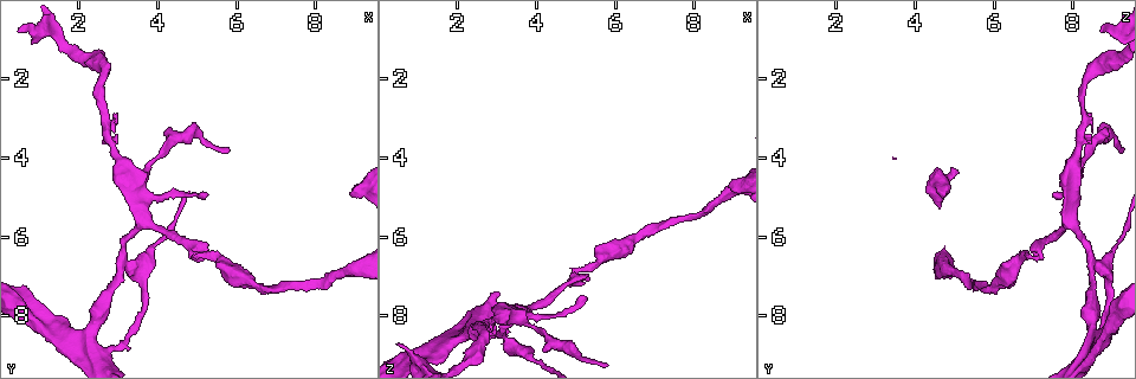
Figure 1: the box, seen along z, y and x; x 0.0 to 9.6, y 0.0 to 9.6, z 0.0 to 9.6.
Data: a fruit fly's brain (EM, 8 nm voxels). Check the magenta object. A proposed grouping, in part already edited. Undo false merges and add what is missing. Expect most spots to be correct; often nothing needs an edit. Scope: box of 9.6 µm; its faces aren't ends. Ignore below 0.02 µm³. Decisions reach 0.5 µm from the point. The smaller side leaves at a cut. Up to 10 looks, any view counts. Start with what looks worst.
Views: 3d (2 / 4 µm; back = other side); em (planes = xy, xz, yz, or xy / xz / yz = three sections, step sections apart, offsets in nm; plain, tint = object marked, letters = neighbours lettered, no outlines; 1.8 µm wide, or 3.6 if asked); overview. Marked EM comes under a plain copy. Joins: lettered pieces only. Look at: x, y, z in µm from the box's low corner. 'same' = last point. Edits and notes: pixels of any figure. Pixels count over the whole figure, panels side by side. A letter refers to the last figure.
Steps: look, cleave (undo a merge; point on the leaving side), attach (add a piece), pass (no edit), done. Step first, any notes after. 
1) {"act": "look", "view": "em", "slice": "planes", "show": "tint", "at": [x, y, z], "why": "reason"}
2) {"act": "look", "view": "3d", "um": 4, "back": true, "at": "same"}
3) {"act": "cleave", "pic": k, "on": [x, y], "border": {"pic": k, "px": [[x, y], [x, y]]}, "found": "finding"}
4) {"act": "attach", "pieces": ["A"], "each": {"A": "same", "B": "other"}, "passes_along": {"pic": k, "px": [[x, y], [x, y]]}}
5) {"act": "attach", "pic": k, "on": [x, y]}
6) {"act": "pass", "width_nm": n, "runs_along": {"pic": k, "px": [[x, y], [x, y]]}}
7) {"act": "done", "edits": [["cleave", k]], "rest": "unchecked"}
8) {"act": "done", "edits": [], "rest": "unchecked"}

{"act": "look", "view": "em", "slice": "yz", "step": 4, "show": "letters", "at": [3.15, 6.65, 8.45]}

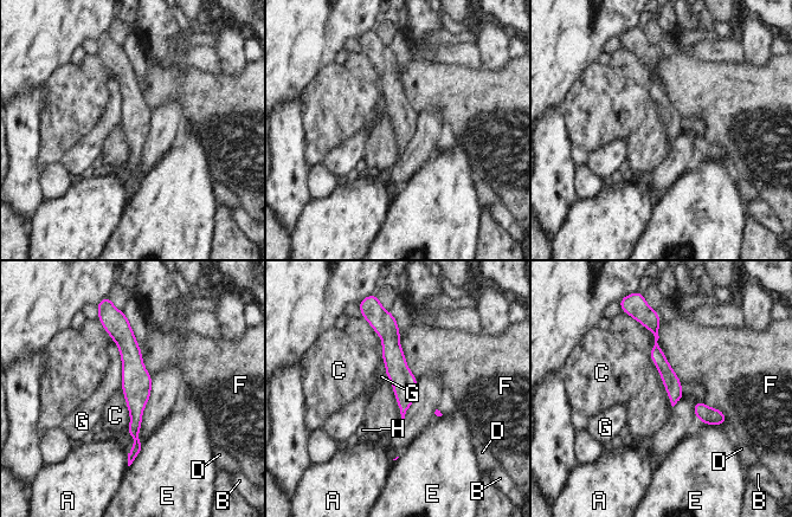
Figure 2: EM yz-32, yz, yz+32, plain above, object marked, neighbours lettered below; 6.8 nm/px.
{"act": "look", "view": "em", "slice": "planes", "show": "letters", "at": "same"}

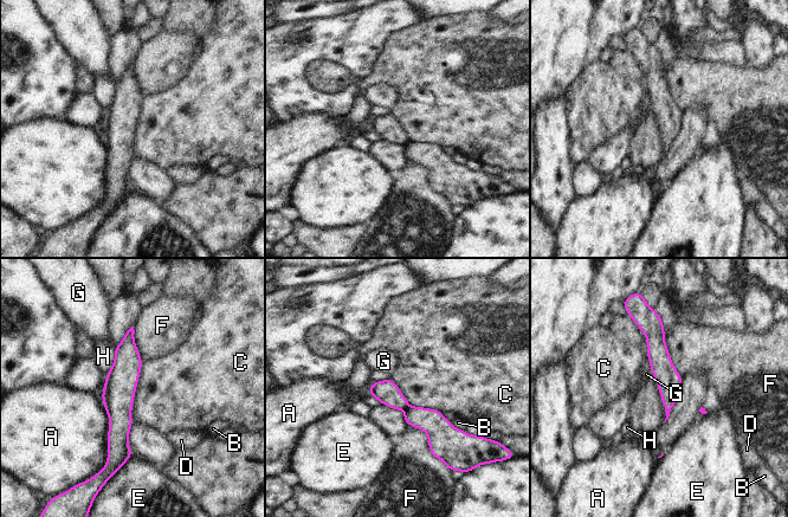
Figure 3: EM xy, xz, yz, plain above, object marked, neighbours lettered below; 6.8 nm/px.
{"act": "pass", "longest_contact_nm": ["A", 480], "each": {"A": "other", "B": "other", "C": "other", "D": "other", "E": "other", "F": "other", "G": "other", "H": "other"}, "runs_along": {"pic": 3, "px": [[130, 333], [120, 386], [120, 460]]}, "found": "continuous, no second neuron"}

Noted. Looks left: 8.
{"act": "look", "view": "em", "slice": "planes", "show": "tint", "at": [8.85, 5.00, 4.80], "why": "stops while still wide"}

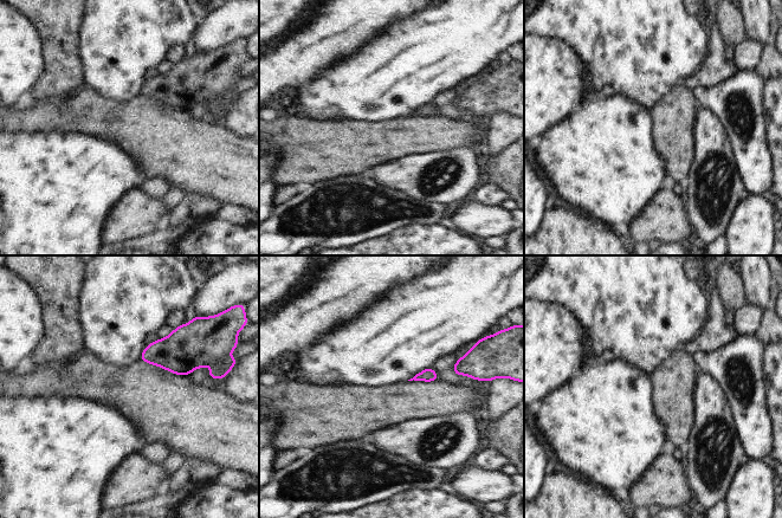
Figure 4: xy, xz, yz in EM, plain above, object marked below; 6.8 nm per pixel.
{"act": "look", "view": "em", "slice": "planes", "show": "letters", "at": "same"}

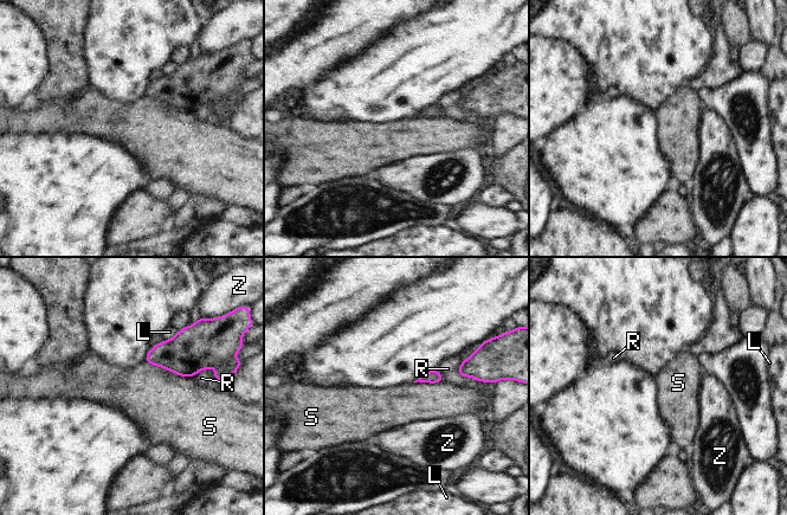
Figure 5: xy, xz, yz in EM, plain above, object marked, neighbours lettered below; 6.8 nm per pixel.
{"act": "pass", "each": {"L": "other", "R": "other", "S": "other", "Z": "other"}, "border": {"pic": 5, "px": [[143, 361], [192, 378]]}, "found": "no lettered piece goes on from it"}

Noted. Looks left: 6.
{"act": "look", "view": "3d", "um": 4, "at": [1.75, 8.70, 8.75], "why": "two arms at a narrow angle"}

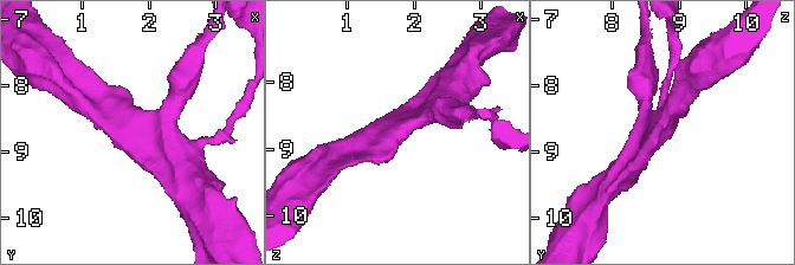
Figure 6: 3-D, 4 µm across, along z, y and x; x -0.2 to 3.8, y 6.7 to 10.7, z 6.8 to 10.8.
{"act": "look", "view": "em", "slice": "xy", "step": 4, "show": "letters", "at": [1.75, 8.70, 8.70]}

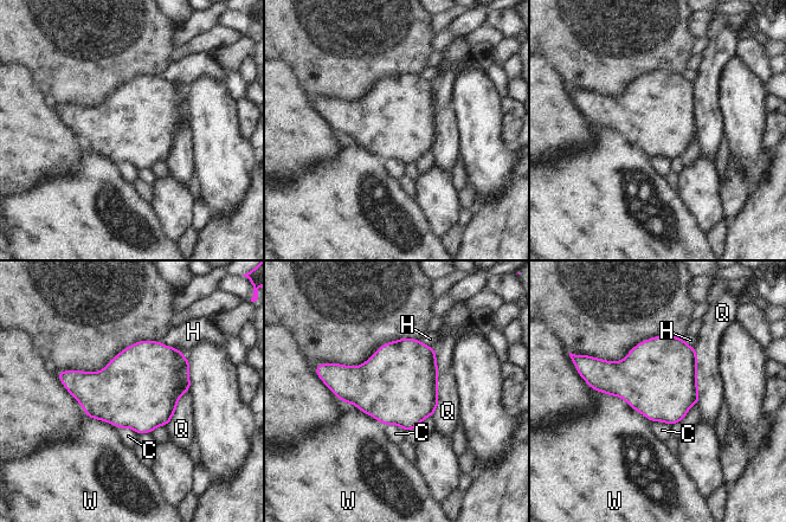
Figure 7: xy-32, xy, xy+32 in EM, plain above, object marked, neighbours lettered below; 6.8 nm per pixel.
{"act": "pass", "each": {"C": "other", "H": "other", "Q": "other", "W": "other"}, "border": {"pic": 7, "px": [[118, 429], [130, 427], [137, 434]]}, "found": "all the same neuron"}

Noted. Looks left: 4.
{"act": "look", "view": "em", "slice": "xz", "step": 16, "show": "letters", "at": [5.20, 4.95, 7.45], "why": "branch stops here"}

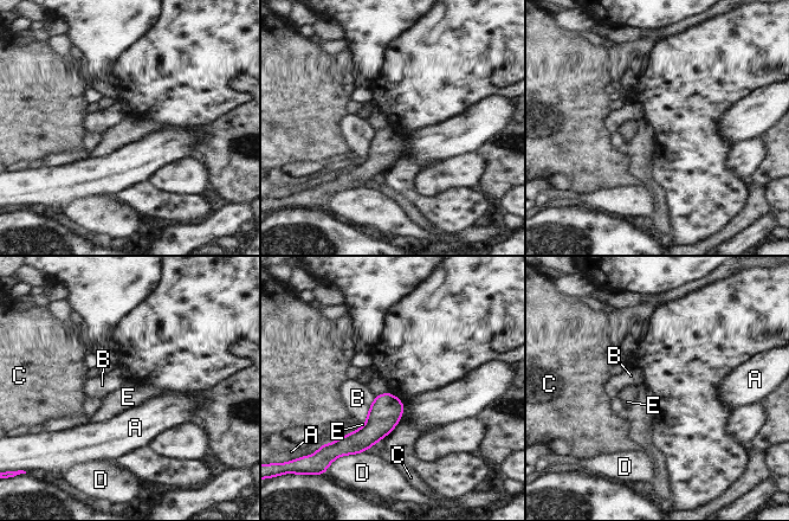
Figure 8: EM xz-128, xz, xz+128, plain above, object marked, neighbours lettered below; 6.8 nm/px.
{"act": "look", "view": "em", "slice": "planes", "show": "letters", "at": "same"}

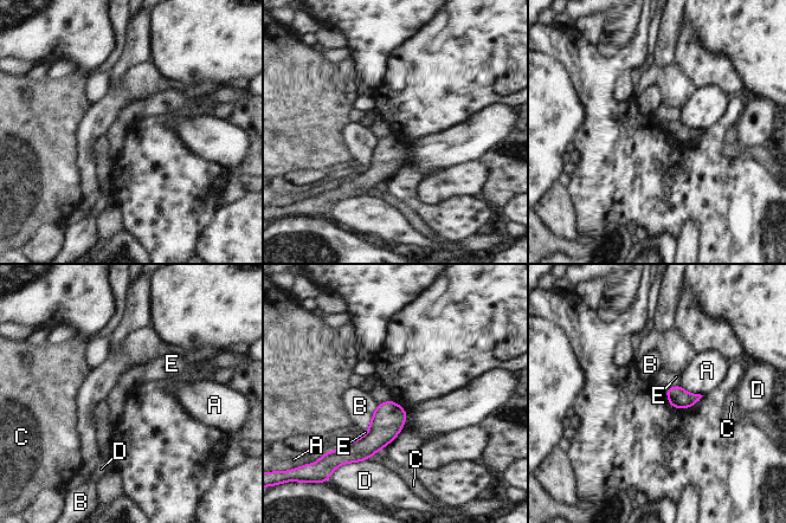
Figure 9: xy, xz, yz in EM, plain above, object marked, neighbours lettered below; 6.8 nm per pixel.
{"act": "pass", "each": {"A": "other", "B": "other", "C": "other", "D": "other", "E": "other"}, "border": {"pic": 9, "px": [[678, 383], [665, 389]]}, "found": "none of them fits"}

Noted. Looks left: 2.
{"act": "done", "edits": [], "rest": "unchecked"}

